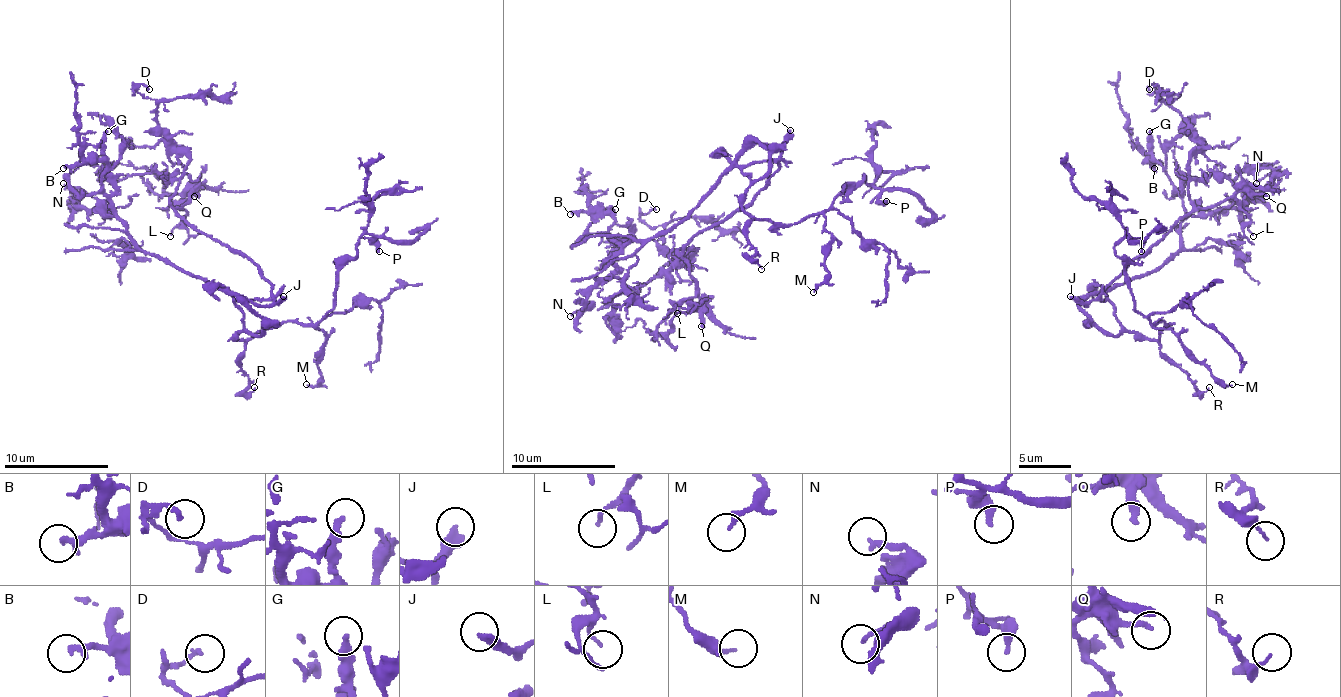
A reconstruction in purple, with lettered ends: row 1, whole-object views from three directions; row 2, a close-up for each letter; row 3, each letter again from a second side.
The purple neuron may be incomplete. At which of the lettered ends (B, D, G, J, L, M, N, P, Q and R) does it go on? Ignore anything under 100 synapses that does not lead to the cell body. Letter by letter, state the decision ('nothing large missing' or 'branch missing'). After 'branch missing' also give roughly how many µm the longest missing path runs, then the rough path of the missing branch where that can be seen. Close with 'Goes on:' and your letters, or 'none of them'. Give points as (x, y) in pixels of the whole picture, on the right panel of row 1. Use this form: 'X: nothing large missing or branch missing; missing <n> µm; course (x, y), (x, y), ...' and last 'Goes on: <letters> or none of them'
B: nothing large missing
D: nothing large missing
G: nothing large missing
J: branch missing; missing 40 µm
L: nothing large missing
M: nothing large missing
N: nothing large missing
P: nothing large missing
Q: nothing large missing
R: nothing large missing
Goes on: J

